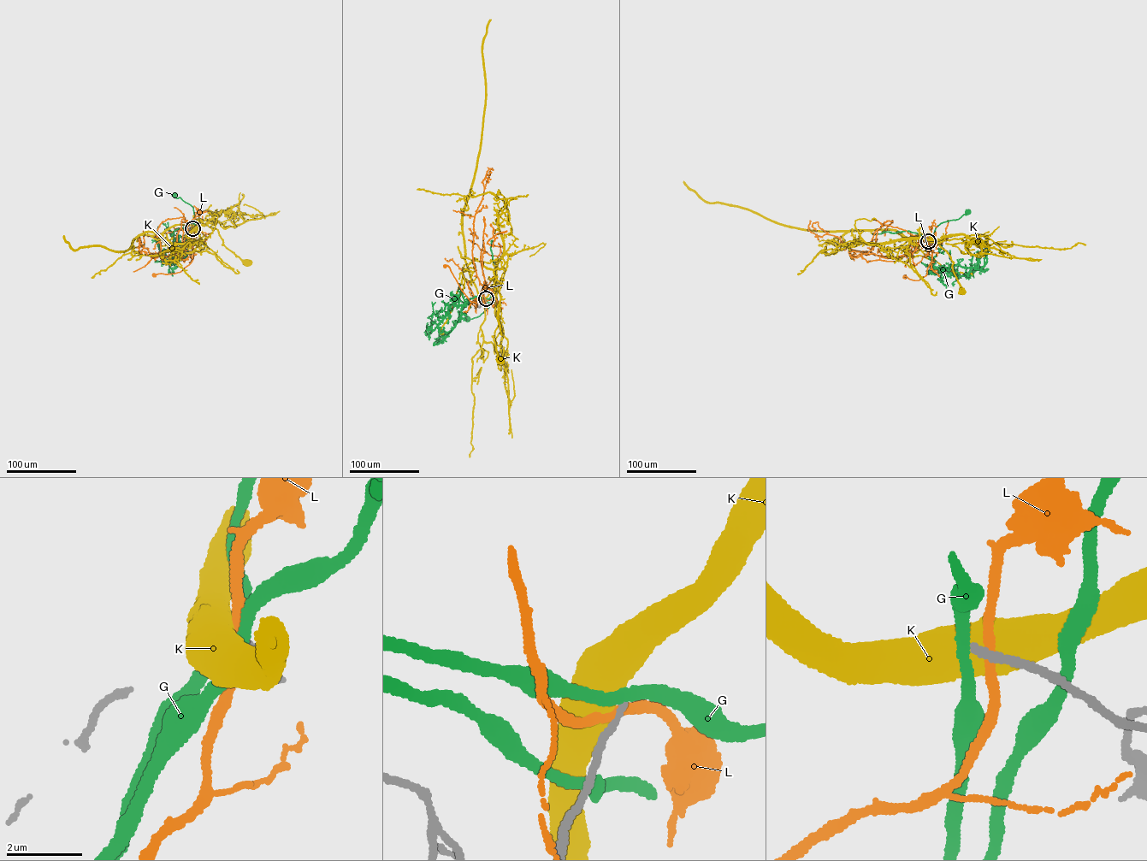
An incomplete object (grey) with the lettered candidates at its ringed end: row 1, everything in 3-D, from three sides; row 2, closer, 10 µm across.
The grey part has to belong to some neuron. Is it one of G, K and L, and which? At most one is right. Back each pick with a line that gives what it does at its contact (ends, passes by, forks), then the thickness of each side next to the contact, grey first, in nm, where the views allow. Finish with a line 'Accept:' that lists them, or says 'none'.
Accept: none

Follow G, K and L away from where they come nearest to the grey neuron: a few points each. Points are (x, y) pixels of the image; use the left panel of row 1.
G: (192, 228), (188, 237), (194, 221), (193, 208), (174, 194)
K: (192, 228), (199, 220), (217, 229), (223, 245), (247, 262)
L: (192, 228), (189, 235), (186, 231), (193, 252), (192, 262), (180, 272), (154, 274)

